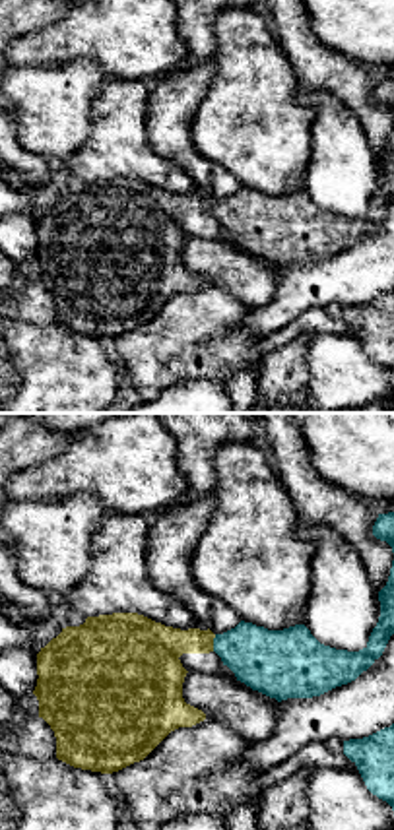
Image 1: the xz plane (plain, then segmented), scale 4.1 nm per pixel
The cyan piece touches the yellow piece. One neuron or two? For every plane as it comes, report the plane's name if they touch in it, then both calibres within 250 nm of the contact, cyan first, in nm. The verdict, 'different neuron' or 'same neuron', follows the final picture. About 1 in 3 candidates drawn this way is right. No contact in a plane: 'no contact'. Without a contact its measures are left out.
meets cyan in xz; 260 nm thick on the cyan side, 220 nm on the other

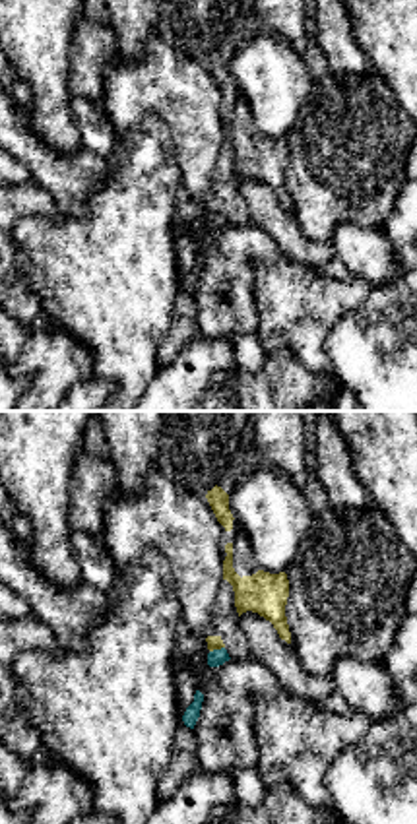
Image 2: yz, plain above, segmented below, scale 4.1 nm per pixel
meets cyan in yz; 70 nm thick on the cyan side, 60 nm on the other

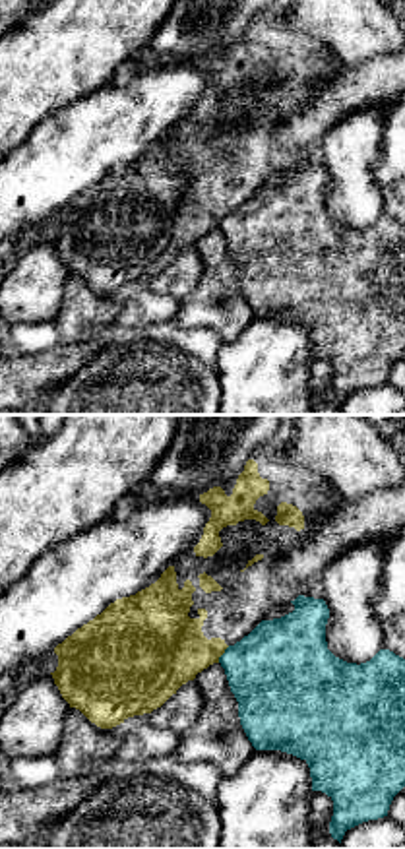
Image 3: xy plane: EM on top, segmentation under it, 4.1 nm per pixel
meets cyan in xy; 420 nm thick on the cyan side, 340 nm on the other

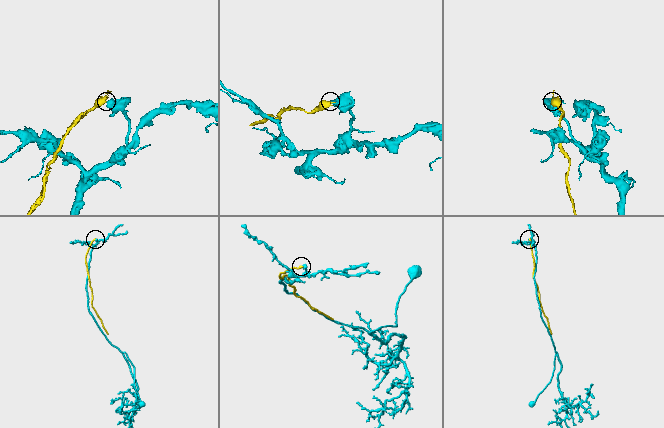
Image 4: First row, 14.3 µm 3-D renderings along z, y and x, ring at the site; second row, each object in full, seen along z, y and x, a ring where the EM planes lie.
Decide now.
different neuron

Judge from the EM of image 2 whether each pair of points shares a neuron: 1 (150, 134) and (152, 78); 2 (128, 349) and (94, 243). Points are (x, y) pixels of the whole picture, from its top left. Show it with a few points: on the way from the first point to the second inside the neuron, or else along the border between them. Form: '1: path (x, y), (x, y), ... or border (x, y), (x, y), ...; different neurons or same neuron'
1: border (117, 136), (158, 115), (169, 130), (175, 156); different neurons
2: path (123, 322), (121, 303), (109, 280), (109, 270); same neuron

